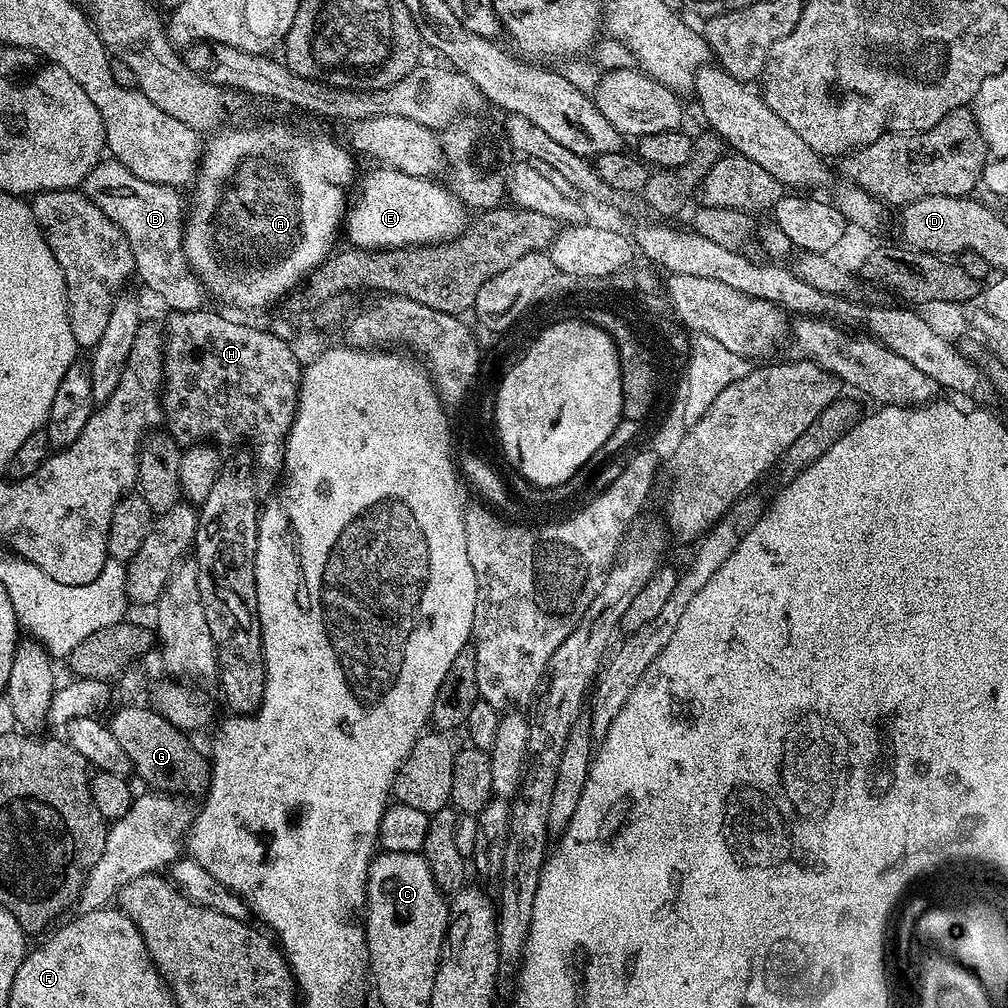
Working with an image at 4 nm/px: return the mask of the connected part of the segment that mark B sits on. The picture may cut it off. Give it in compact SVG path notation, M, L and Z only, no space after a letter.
M104 158L89 170L82 191L126 234L136 263L135 275L158 299L165 300L172 312L198 312L205 307L206 289L186 258L186 211L177 189L146 182L116 160Z

